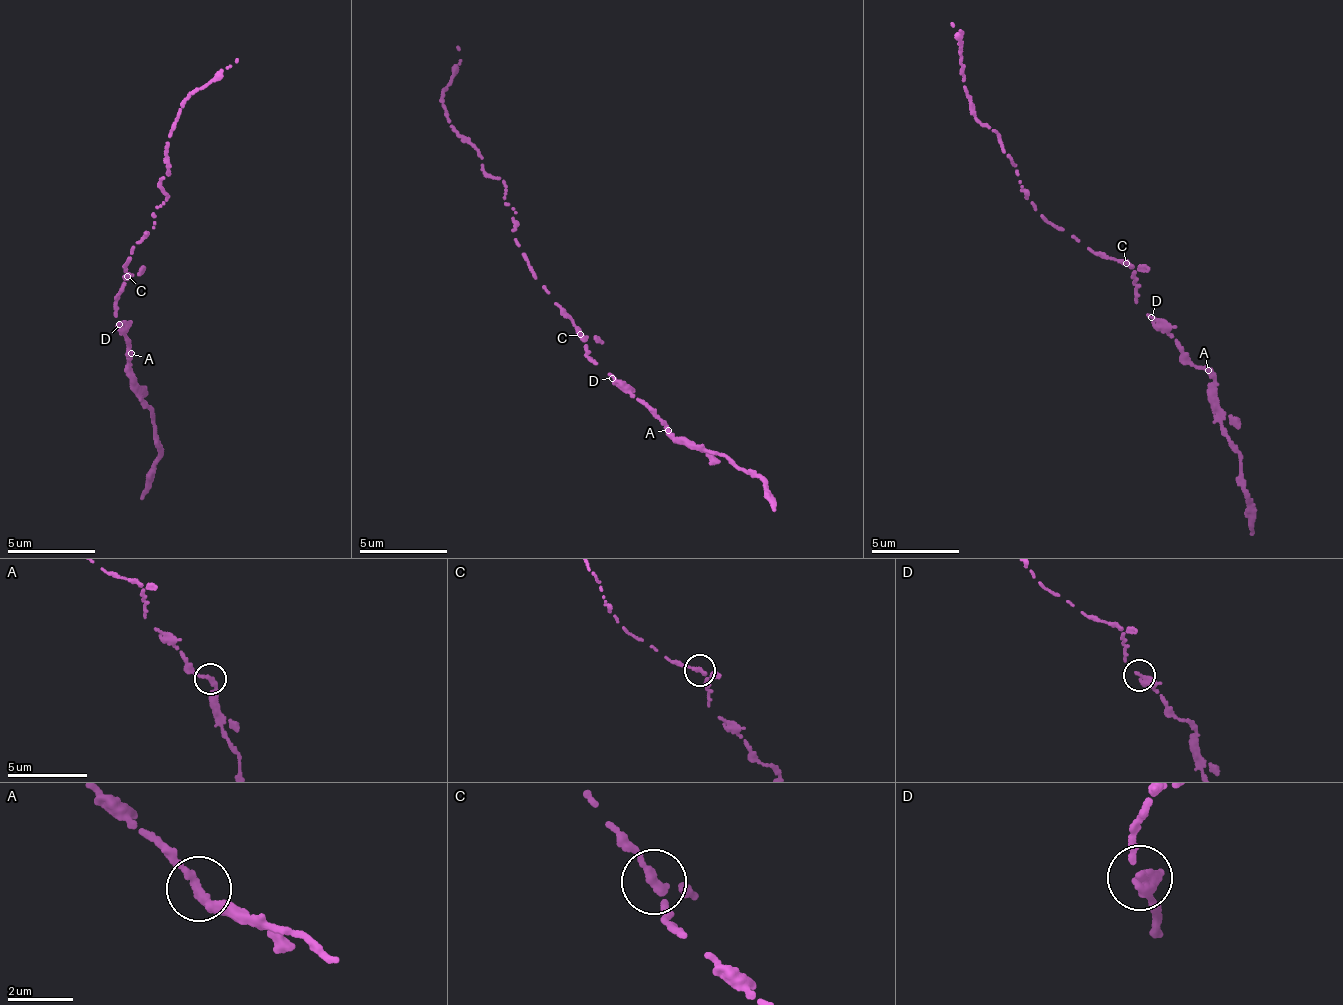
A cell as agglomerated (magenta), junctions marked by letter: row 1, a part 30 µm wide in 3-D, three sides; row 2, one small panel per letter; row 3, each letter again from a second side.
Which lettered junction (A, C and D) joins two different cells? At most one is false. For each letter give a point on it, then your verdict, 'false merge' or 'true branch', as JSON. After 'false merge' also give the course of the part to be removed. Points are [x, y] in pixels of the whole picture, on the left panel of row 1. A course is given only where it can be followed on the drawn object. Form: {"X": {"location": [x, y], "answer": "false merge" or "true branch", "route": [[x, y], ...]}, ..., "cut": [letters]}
{"A": {"location": [131, 353], "answer": "true branch"}, "C": {"location": [127, 276], "answer": "true branch"}, "D": {"location": [119, 324], "answer": "true branch"}, "cut": []}

